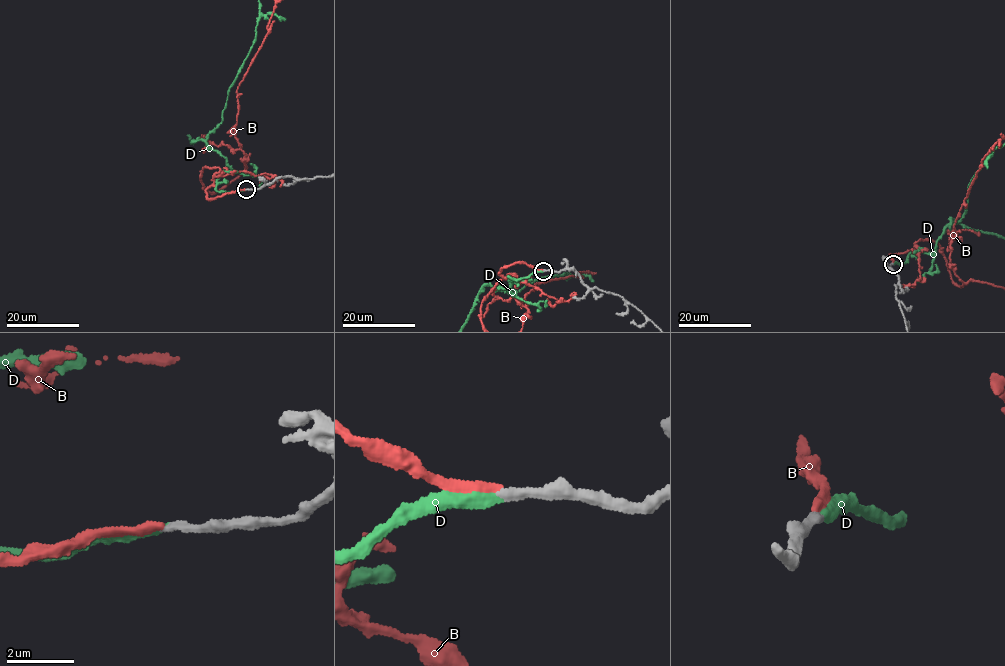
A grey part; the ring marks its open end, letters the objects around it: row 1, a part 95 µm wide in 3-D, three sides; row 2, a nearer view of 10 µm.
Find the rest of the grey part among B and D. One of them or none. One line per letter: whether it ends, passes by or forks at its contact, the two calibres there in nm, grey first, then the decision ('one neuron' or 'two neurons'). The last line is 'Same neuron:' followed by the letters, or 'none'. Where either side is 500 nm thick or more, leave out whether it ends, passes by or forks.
B: it ends there; 240 nm thick on the grey side, 260 nm on the other; two neurons
D: it ends there; 260 nm thick on the grey side, 280 nm on the other; one neuron
Same neuron: D

